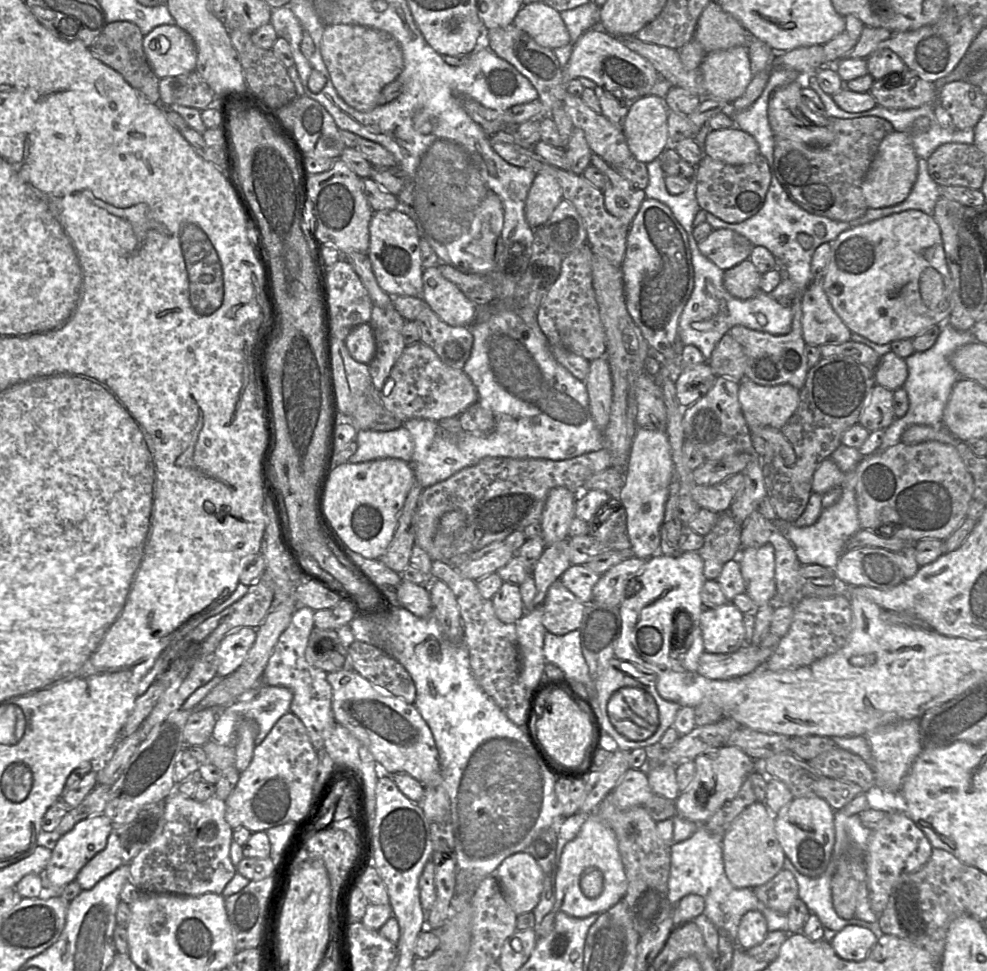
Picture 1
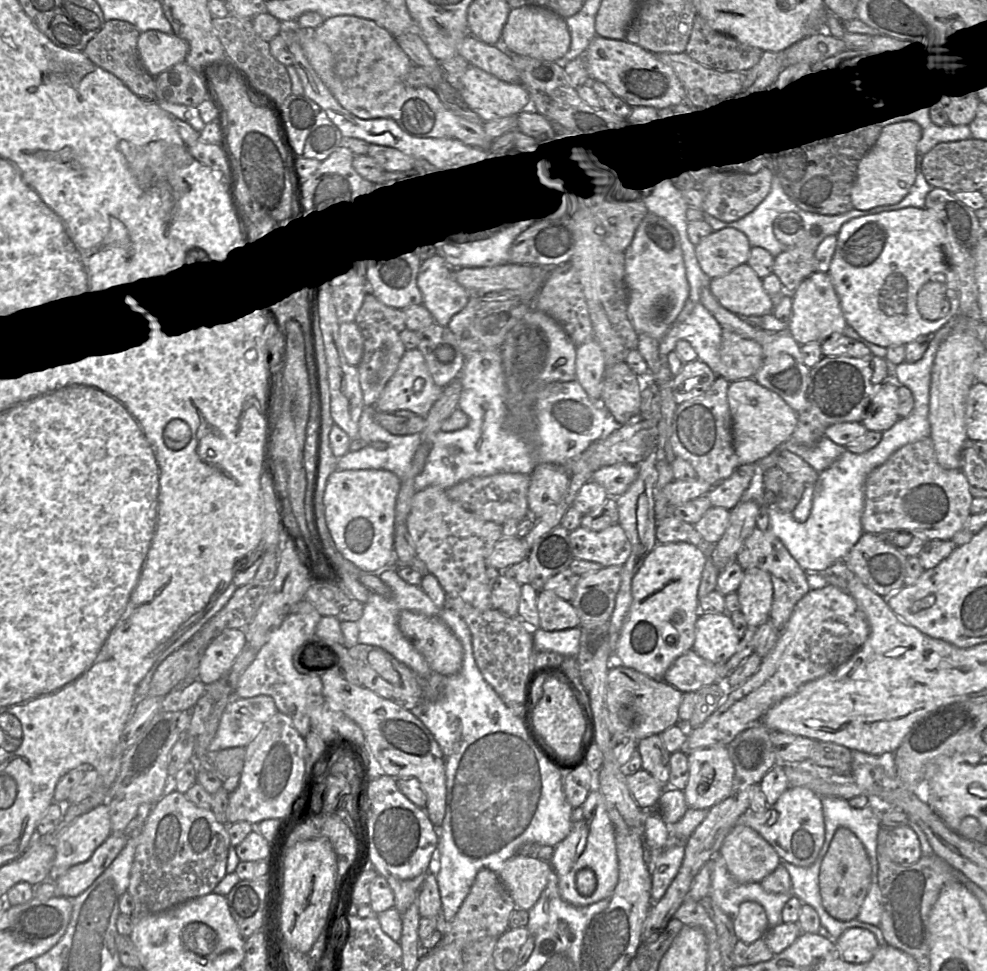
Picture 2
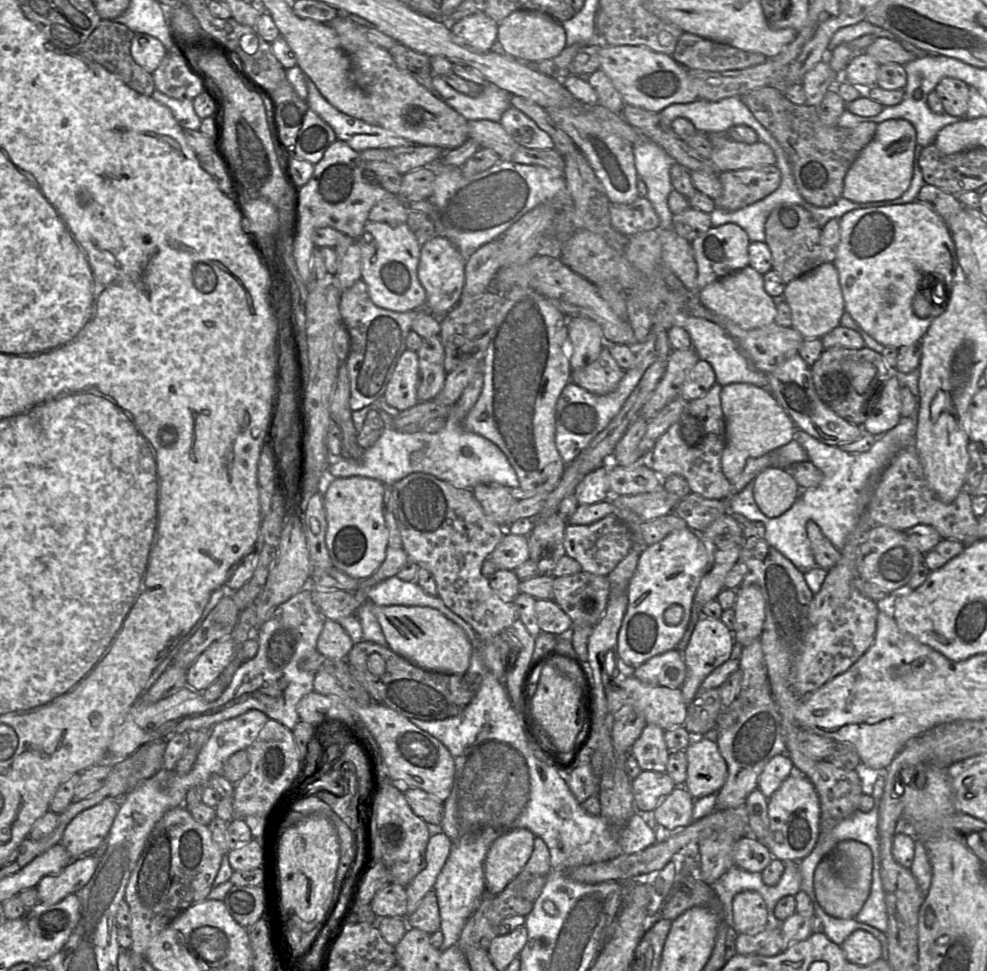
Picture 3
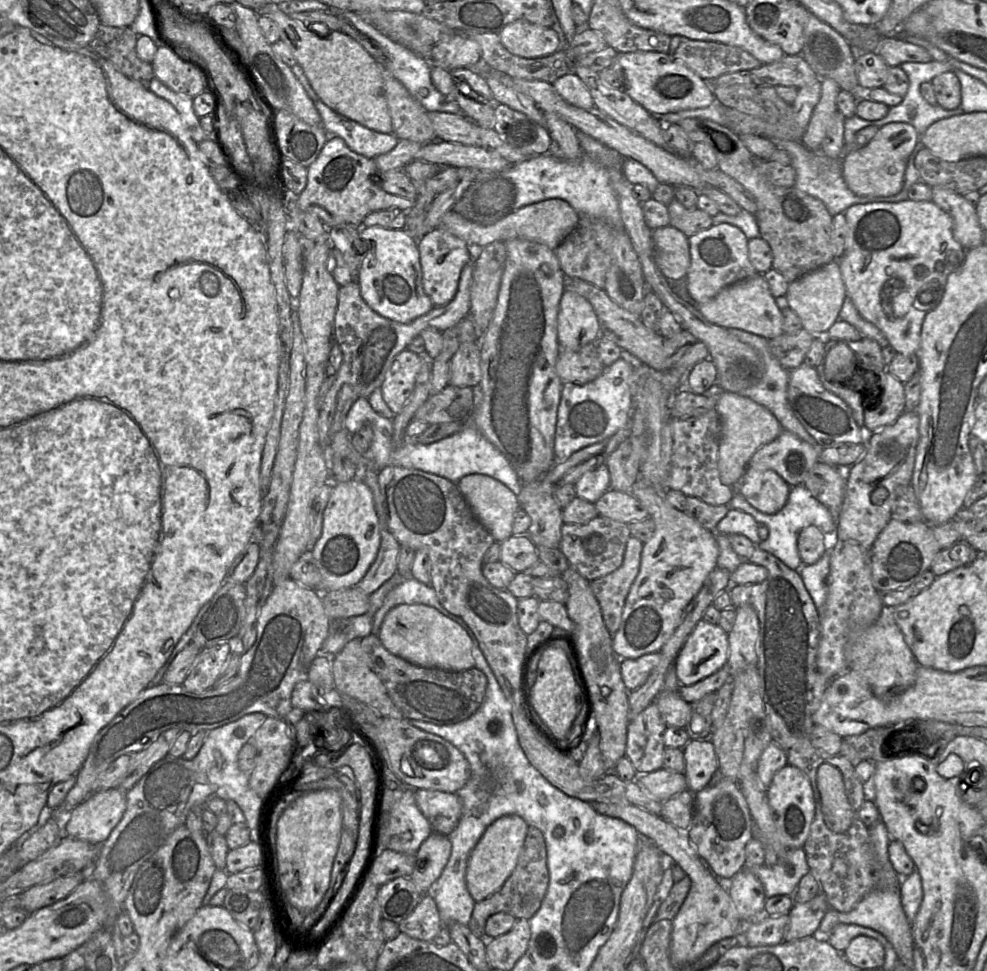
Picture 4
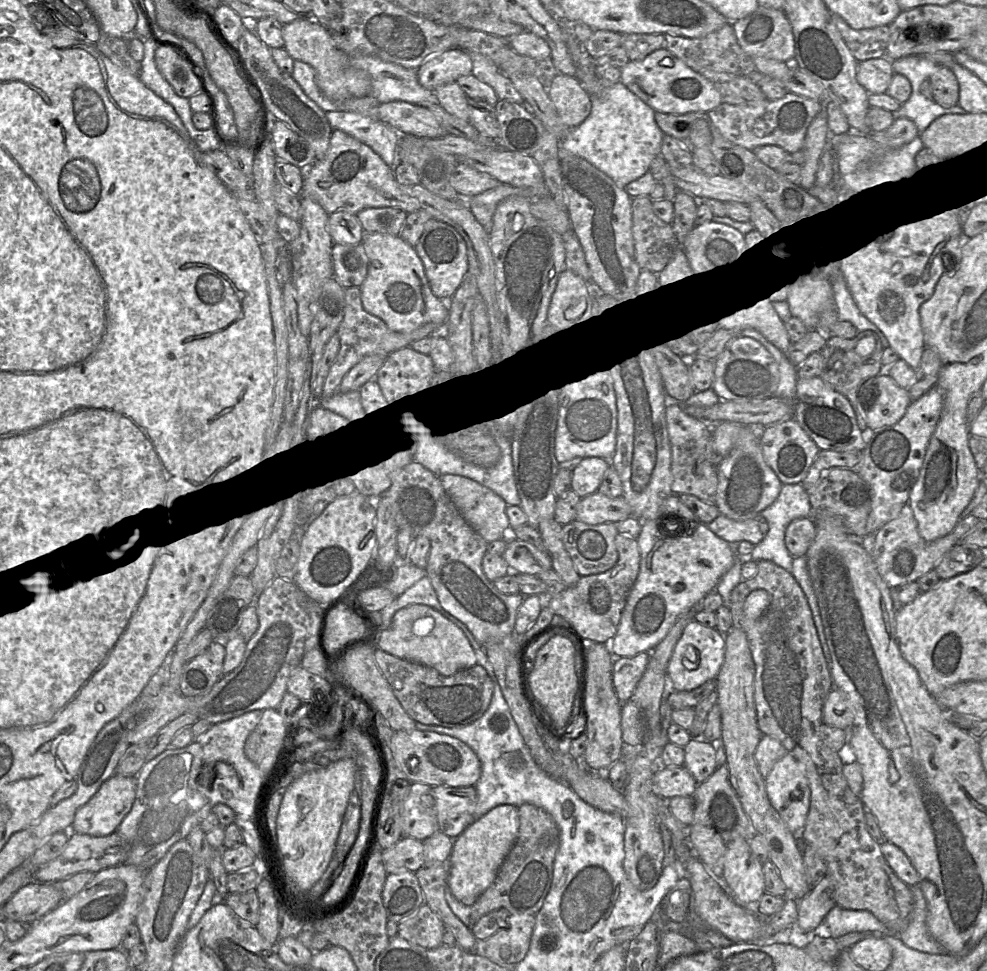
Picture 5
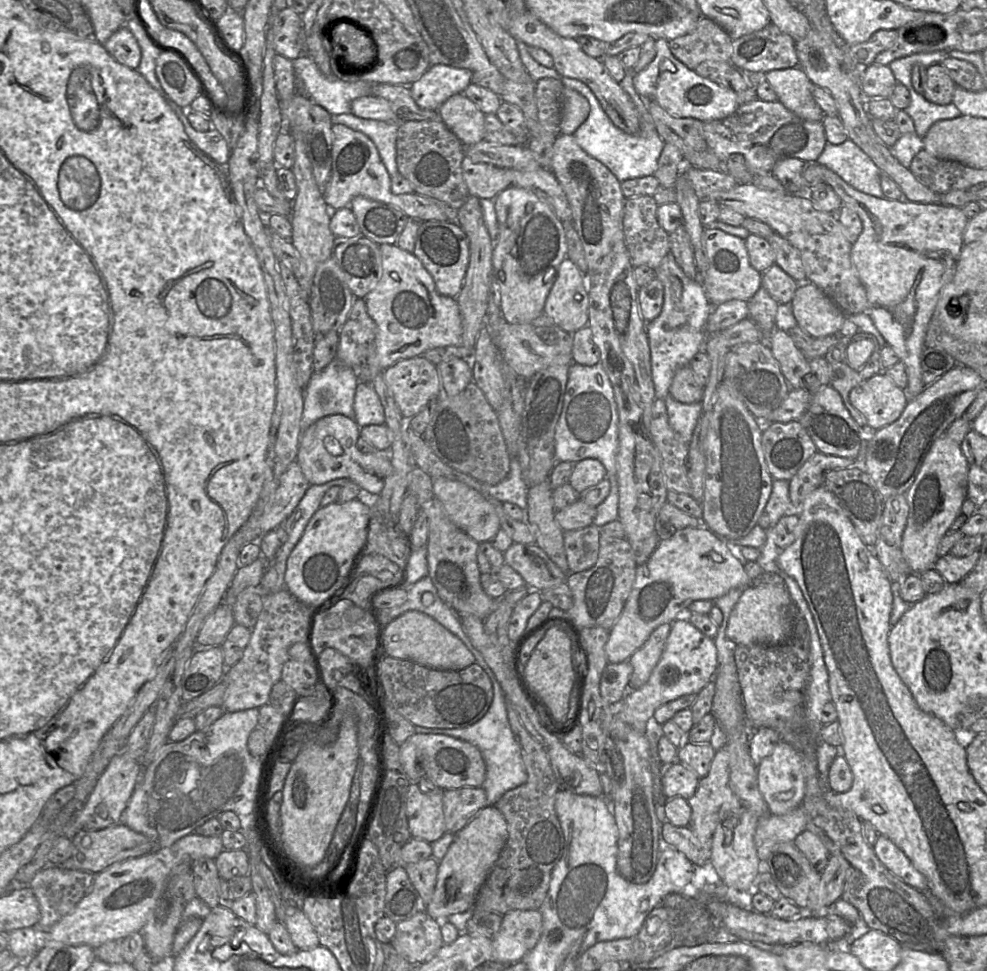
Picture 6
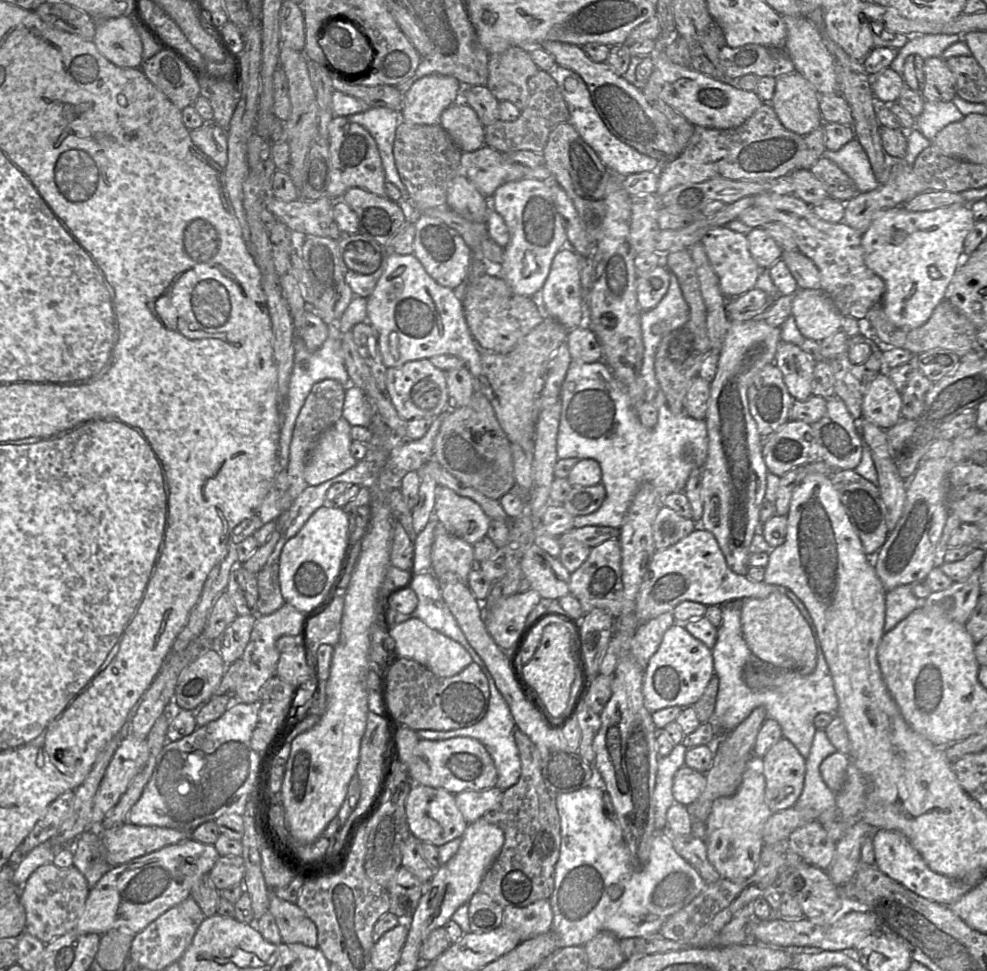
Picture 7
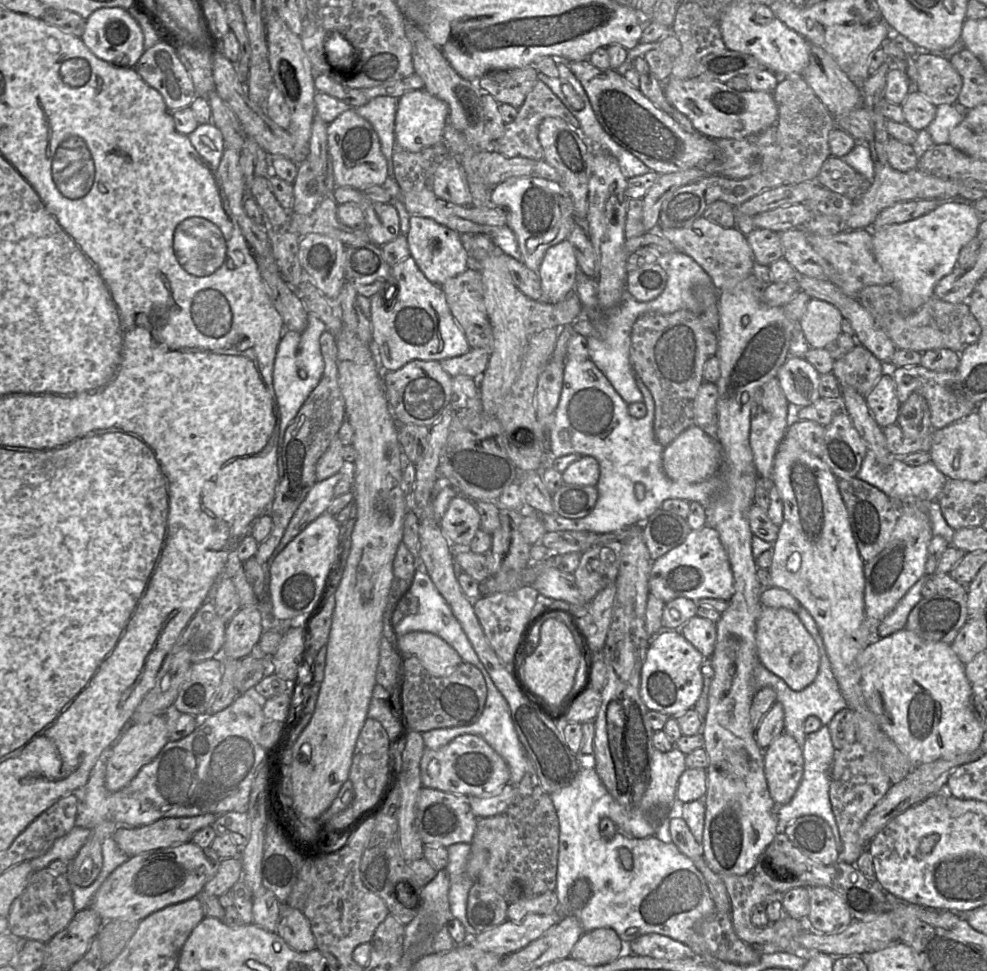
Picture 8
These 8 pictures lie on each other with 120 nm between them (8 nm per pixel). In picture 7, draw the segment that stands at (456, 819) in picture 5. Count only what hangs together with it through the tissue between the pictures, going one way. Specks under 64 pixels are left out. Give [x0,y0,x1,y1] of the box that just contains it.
[455,787,503,824]

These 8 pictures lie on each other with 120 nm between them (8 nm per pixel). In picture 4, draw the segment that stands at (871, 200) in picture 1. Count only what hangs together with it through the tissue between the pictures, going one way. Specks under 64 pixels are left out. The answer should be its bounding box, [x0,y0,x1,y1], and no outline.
[842,122,920,197]

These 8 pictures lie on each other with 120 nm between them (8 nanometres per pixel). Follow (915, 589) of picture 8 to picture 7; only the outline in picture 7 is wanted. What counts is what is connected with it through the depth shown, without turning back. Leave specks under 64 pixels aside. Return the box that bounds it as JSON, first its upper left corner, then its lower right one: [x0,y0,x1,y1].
[884,584,922,633]

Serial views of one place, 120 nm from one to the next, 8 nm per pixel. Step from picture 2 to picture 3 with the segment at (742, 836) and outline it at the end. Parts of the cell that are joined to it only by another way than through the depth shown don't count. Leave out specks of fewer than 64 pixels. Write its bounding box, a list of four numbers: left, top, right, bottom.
[733,837,771,872]

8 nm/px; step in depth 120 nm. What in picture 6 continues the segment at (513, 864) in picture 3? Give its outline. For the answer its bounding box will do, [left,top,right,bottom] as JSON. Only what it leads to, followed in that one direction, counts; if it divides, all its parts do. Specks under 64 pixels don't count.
[424,805,508,921]

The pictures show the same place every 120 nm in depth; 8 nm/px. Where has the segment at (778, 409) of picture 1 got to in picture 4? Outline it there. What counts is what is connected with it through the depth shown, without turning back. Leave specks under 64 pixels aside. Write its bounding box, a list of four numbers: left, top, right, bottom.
[716,391,784,487]

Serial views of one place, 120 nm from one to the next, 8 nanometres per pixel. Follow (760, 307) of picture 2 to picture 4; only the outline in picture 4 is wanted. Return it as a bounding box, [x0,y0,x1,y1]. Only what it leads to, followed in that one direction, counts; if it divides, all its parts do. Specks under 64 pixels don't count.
[697,273,784,340]

